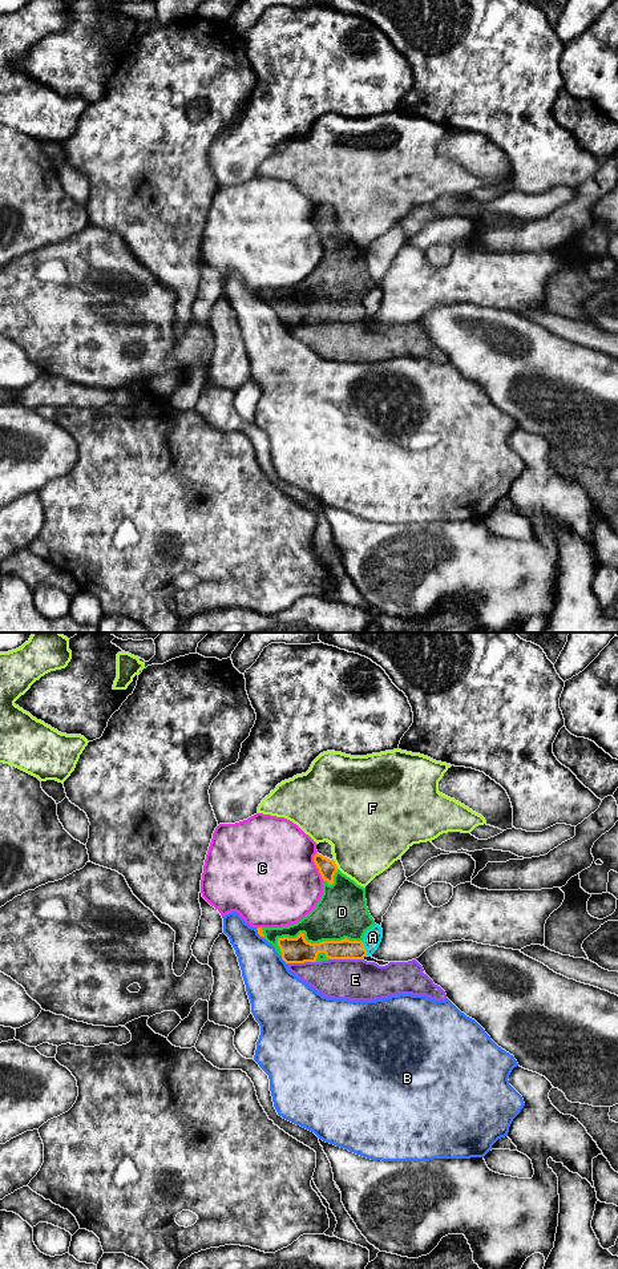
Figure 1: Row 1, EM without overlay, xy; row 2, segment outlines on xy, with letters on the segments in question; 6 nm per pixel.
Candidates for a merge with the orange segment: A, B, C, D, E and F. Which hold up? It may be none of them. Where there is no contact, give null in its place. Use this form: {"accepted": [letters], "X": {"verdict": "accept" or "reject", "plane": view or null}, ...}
{"accepted": ["D"], "A": {"verdict": "reject", "plane": "xy"}, "B": {"verdict": "reject", "plane": "xy"}, "C": {"verdict": "reject", "plane": "xy"}, "D": {"verdict": "accept", "plane": "xy"}, "E": {"verdict": "reject", "plane": "xy"}, "F": {"verdict": "reject", "plane": "xy"}}

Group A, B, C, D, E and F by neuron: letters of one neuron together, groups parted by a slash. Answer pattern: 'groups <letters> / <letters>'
groups A / B / C / D / E / F

